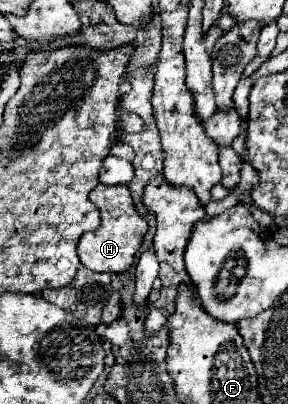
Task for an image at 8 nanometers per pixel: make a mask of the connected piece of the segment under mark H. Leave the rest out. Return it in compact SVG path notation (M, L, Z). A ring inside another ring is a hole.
M99 184L91 190L89 200L99 208L101 212L101 226L95 232L85 232L79 238L79 258L85 268L91 268L95 272L107 272L107 274L121 274L129 270L129 266L135 260L135 252L141 248L143 236L147 232L147 222L137 214L133 198L129 194L127 186L105 186Z

